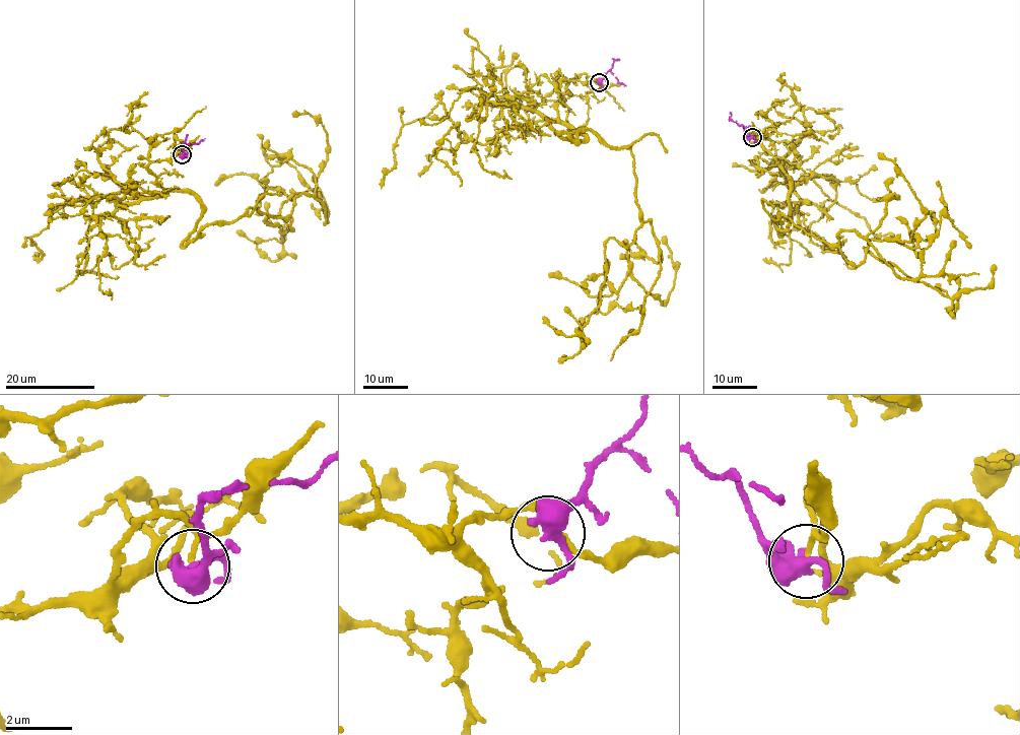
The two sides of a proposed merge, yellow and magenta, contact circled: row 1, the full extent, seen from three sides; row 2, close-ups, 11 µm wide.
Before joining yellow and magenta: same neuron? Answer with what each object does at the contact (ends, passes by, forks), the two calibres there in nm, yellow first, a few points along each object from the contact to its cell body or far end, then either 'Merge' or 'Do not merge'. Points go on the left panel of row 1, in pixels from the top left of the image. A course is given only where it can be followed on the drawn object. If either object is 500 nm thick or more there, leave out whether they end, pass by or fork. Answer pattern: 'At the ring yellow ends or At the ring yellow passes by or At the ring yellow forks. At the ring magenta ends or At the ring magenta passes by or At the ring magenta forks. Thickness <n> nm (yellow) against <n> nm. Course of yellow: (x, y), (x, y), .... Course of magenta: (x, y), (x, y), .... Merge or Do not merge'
At the ring yellow passes by. At the ring magenta passes by. Thickness 100 nm (yellow) against 460 nm. Course of yellow: (182, 154), (148, 166), (200, 203), (184, 246), (249, 208), (283, 217), (304, 193), (328, 221), (257, 134). Course of magenta: (182, 155), (185, 145), (198, 143), (205, 138). Do not merge

